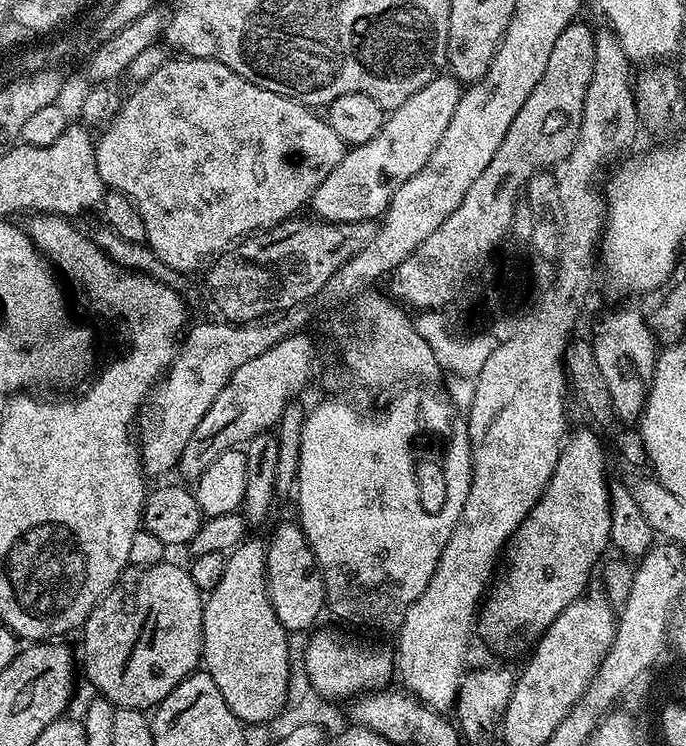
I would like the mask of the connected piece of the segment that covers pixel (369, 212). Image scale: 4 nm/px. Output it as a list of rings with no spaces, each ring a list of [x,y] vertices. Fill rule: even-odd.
[[[441,74],[422,86],[418,94],[410,94],[402,106],[391,109],[378,134],[365,144],[349,147],[342,162],[326,174],[326,182],[322,182],[312,195],[310,208],[316,211],[313,213],[329,224],[383,217],[398,186],[402,186],[406,178],[414,178],[414,174],[426,166],[430,154],[434,154],[434,146],[438,146],[446,126],[450,126],[450,117],[454,115],[454,106],[458,106],[461,91],[461,81],[451,74]]]

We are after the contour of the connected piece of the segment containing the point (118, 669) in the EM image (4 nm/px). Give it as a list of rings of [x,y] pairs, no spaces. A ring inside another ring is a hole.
[[[163,562],[149,568],[127,567],[124,573],[114,582],[114,586],[107,592],[102,599],[94,606],[94,610],[86,618],[82,629],[84,635],[84,668],[82,664],[82,672],[88,675],[88,680],[97,688],[99,695],[103,699],[108,700],[111,704],[115,704],[117,708],[138,708],[141,710],[155,709],[156,705],[161,704],[170,694],[170,690],[174,690],[174,686],[178,686],[183,680],[191,676],[197,671],[202,664],[202,653],[204,650],[204,631],[202,630],[202,618],[204,617],[204,601],[205,597],[198,590],[198,586],[194,586],[194,578],[190,578],[187,567],[179,568],[176,564]]]

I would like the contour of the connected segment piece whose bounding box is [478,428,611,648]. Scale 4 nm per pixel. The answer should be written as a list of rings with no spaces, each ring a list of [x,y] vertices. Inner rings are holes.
[[[588,428],[578,429],[573,436],[571,433],[561,447],[554,474],[540,501],[516,529],[512,561],[504,572],[504,581],[479,609],[478,628],[490,643],[504,648],[519,632],[543,636],[554,618],[584,595],[592,567],[597,567],[603,552],[610,548],[609,487],[608,464],[599,438]]]

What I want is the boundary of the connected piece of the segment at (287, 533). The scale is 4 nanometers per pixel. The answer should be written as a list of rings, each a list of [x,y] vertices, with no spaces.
[[[299,523],[280,524],[272,541],[267,541],[268,549],[268,593],[272,599],[272,605],[276,611],[278,622],[290,634],[296,634],[303,628],[311,629],[316,619],[326,608],[326,597],[324,594],[324,579],[320,573],[320,567],[304,536],[304,531]]]

